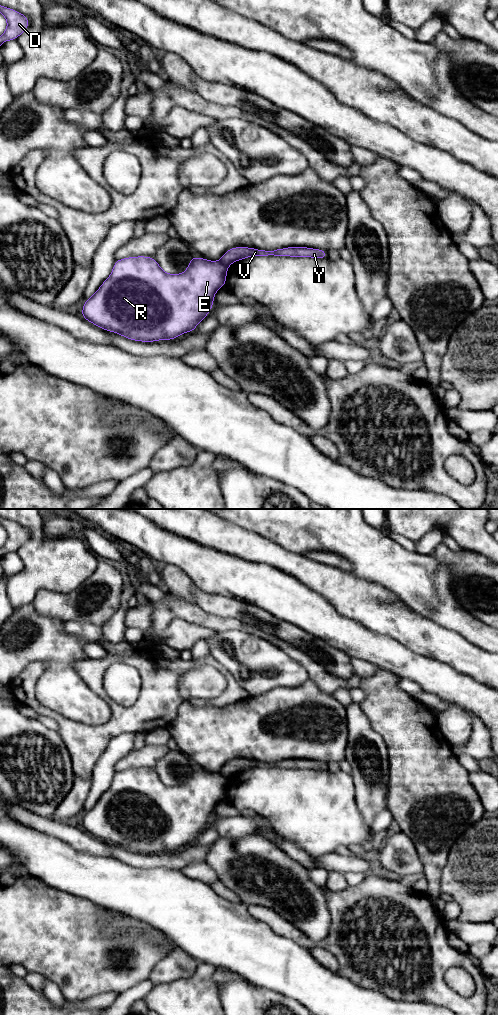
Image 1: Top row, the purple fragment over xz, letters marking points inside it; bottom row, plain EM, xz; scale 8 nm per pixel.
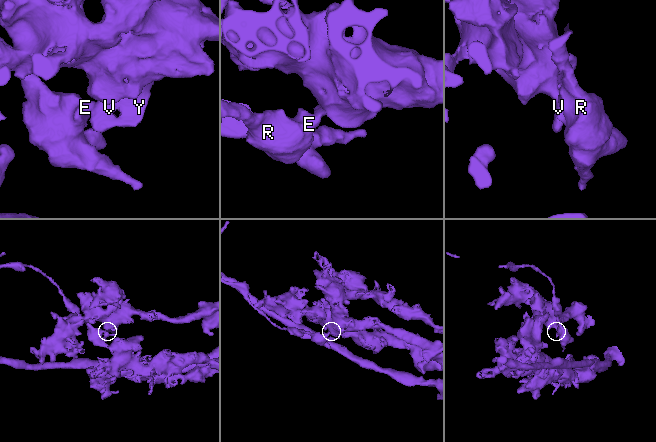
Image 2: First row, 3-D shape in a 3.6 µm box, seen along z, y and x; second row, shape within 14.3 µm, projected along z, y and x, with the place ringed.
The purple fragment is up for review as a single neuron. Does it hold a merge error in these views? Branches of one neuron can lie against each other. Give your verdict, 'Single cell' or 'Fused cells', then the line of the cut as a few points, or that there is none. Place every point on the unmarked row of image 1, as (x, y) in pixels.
Fused cells. Split along xz (219, 773), (227, 779)

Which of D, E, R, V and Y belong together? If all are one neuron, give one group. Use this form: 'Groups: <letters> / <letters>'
Groups: D V Y / E R

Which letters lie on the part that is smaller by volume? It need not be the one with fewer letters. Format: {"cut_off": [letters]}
{"cut_off": ["E", "R"]}

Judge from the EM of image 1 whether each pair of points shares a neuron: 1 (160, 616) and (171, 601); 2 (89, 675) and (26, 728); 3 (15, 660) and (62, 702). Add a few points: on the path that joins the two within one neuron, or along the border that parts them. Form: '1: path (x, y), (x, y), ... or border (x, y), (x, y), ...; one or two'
1: path (164, 612), (170, 605); one
2: border (47, 720), (61, 739); two
3: path (35, 655), (48, 655), (60, 667), (60, 682); one

